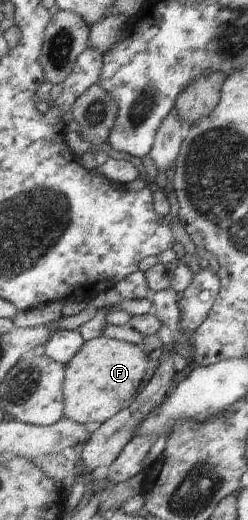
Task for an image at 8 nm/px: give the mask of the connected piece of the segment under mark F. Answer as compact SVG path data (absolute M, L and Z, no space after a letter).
M103 336L86 341L65 366L65 417L95 427L130 408L141 391L141 383L145 379L143 376L149 369L149 359L150 356L145 354L142 347L134 343Z

